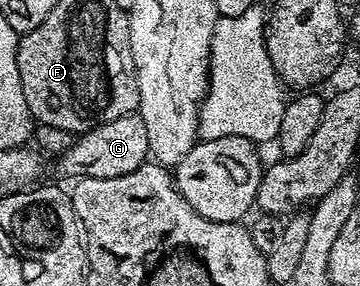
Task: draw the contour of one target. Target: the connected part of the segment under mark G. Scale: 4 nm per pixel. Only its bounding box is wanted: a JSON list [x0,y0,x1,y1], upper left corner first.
[60,113,149,179]

